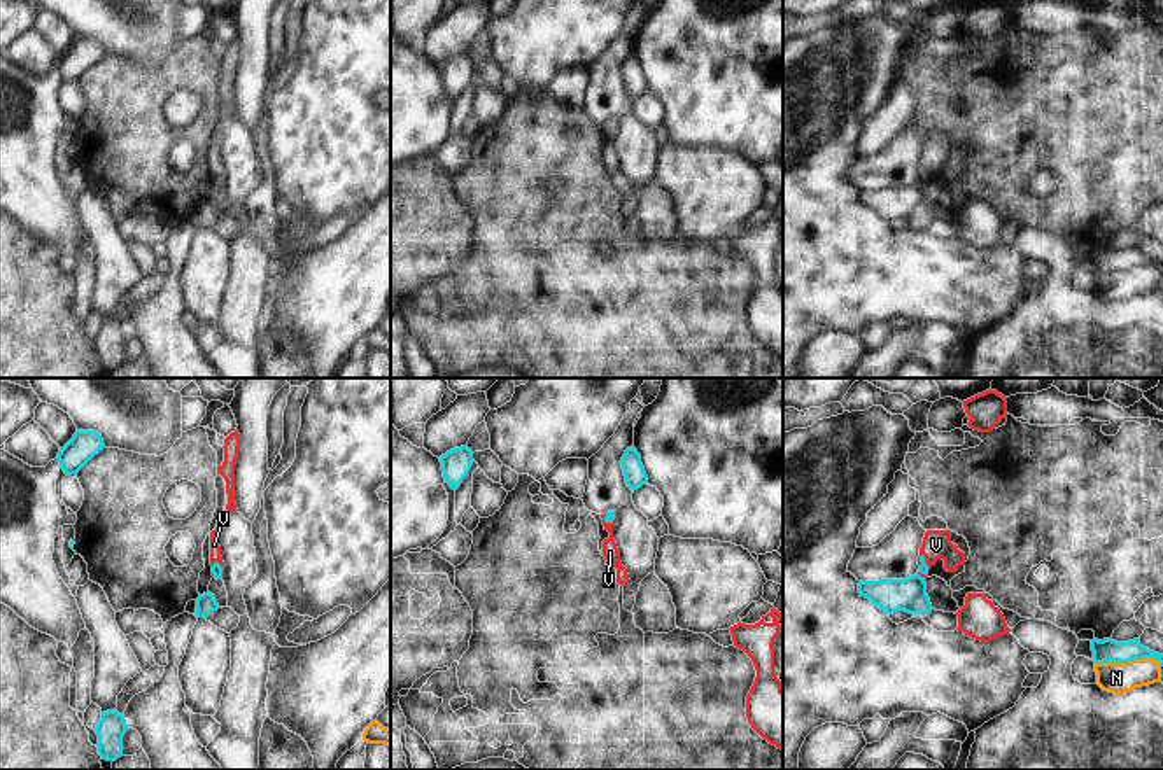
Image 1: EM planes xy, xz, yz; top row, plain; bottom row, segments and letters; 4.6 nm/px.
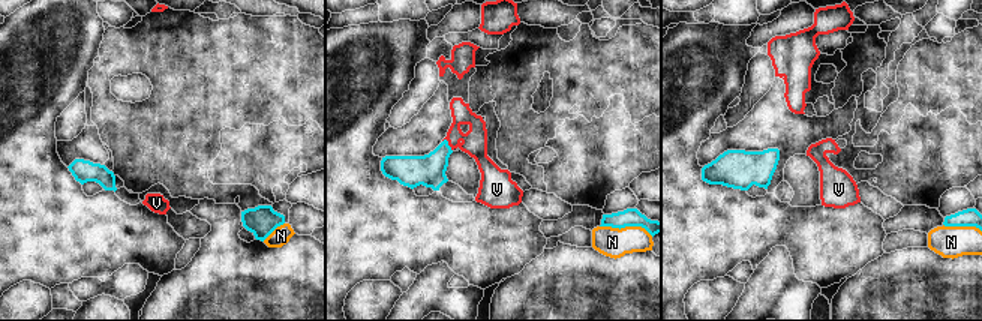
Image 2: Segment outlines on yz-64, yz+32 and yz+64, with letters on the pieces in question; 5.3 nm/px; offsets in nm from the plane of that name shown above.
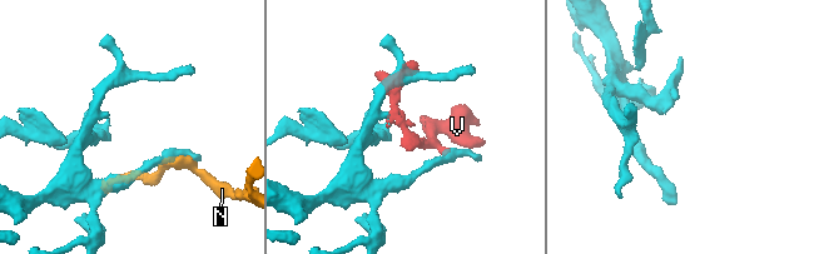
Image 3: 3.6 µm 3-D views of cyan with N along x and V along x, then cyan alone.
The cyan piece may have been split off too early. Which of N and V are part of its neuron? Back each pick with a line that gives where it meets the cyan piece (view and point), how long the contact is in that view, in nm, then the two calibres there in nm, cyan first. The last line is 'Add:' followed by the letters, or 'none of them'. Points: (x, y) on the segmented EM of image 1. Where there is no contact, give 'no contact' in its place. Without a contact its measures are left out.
V: yz (923, 560) | 80 nm | 50/130 nm
Add: V

